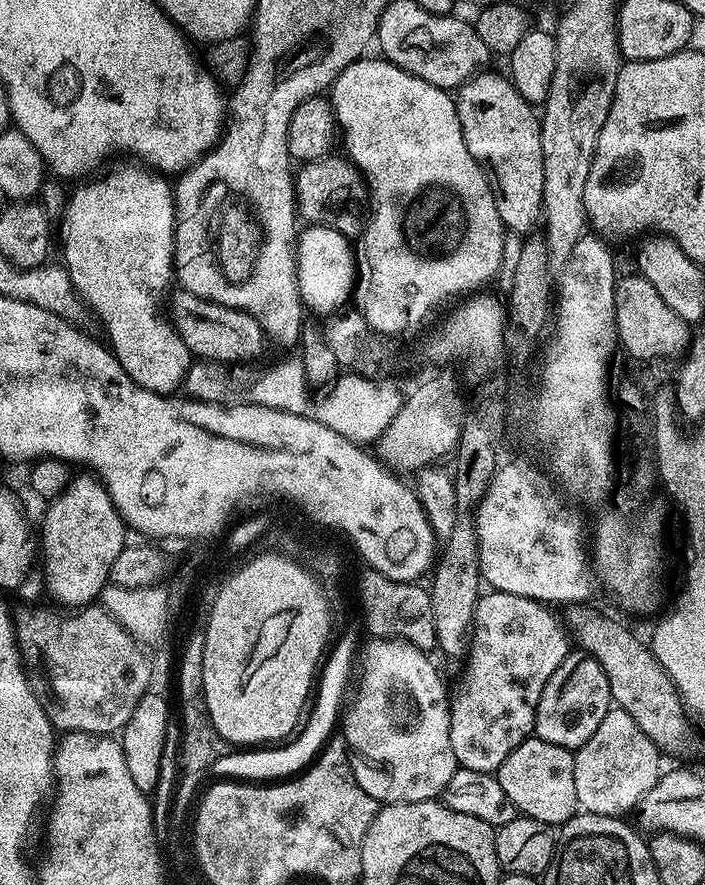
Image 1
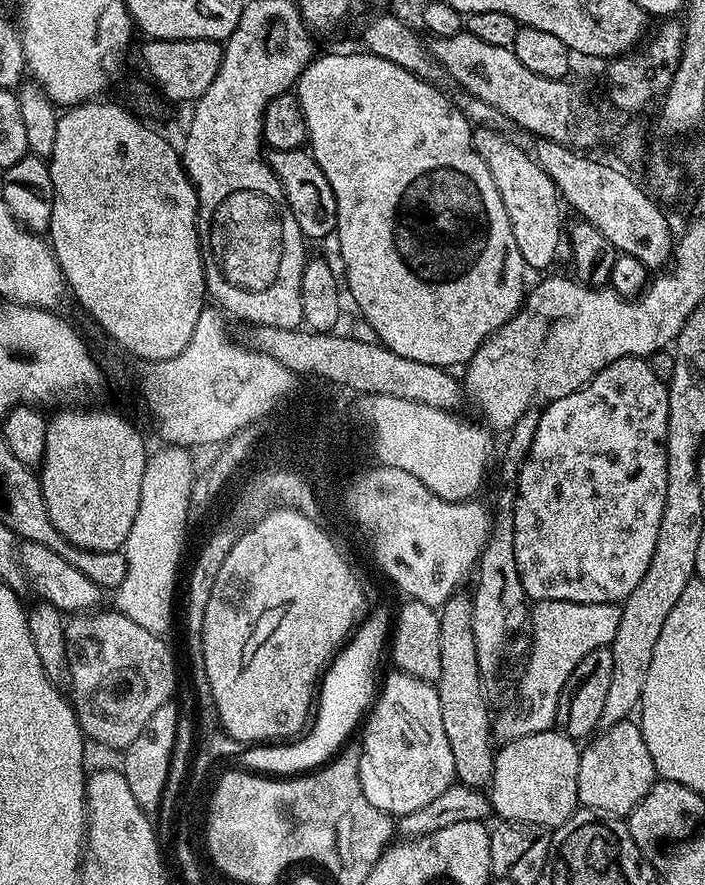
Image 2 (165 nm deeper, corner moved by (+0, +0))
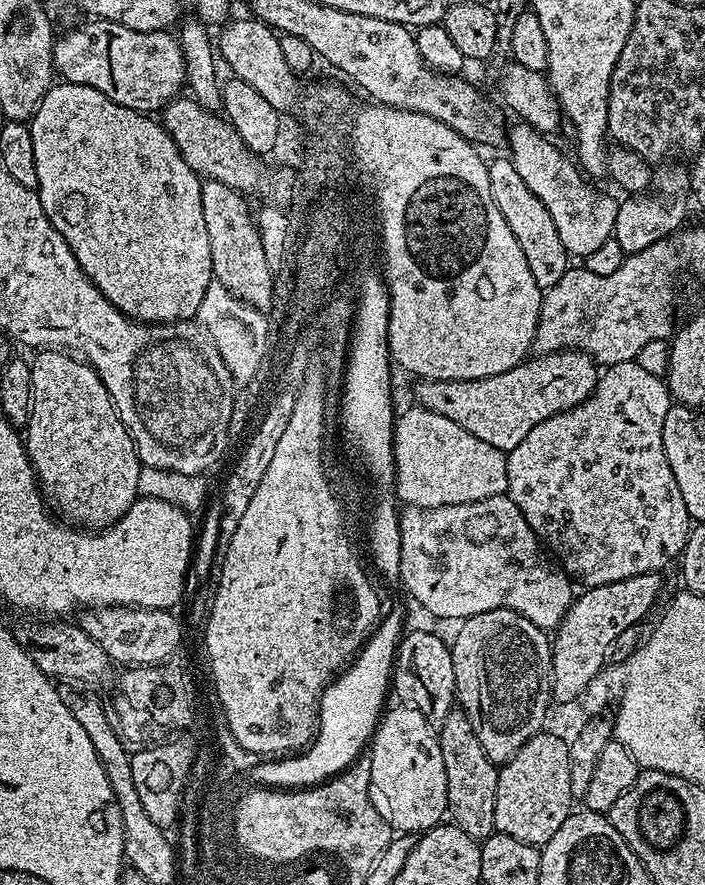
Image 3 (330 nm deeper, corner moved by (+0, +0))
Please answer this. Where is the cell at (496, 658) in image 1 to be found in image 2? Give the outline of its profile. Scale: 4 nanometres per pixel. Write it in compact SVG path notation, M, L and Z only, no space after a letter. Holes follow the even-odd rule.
M539 601L530 612L530 651L523 665L524 685L516 708L508 708L494 720L494 736L500 742L526 738L526 734L553 731L558 720L558 702L574 666L590 650L607 648L618 634L620 604L579 604L578 602Z

